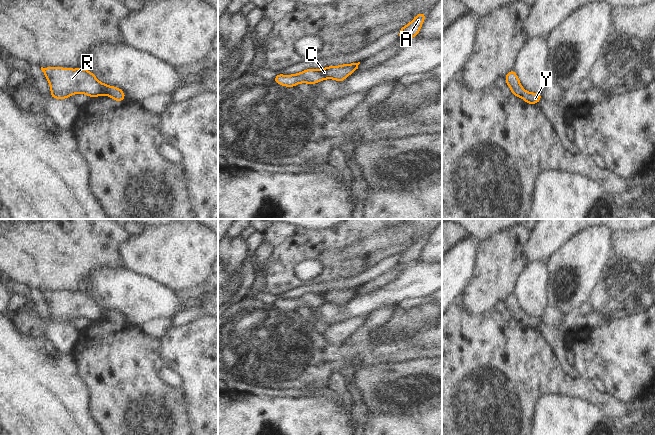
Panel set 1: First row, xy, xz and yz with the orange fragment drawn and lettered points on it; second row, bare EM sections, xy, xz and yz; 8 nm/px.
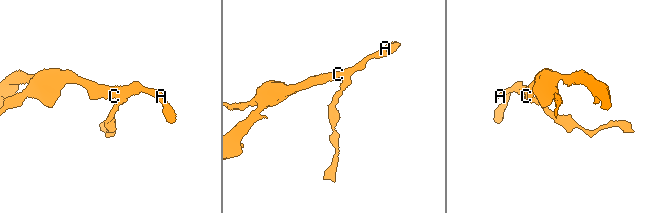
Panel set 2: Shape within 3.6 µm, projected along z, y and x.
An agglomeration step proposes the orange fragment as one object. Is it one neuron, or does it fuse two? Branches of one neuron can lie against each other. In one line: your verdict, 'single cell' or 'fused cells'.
single cell

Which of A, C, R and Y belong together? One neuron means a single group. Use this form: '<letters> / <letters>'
A C R Y

